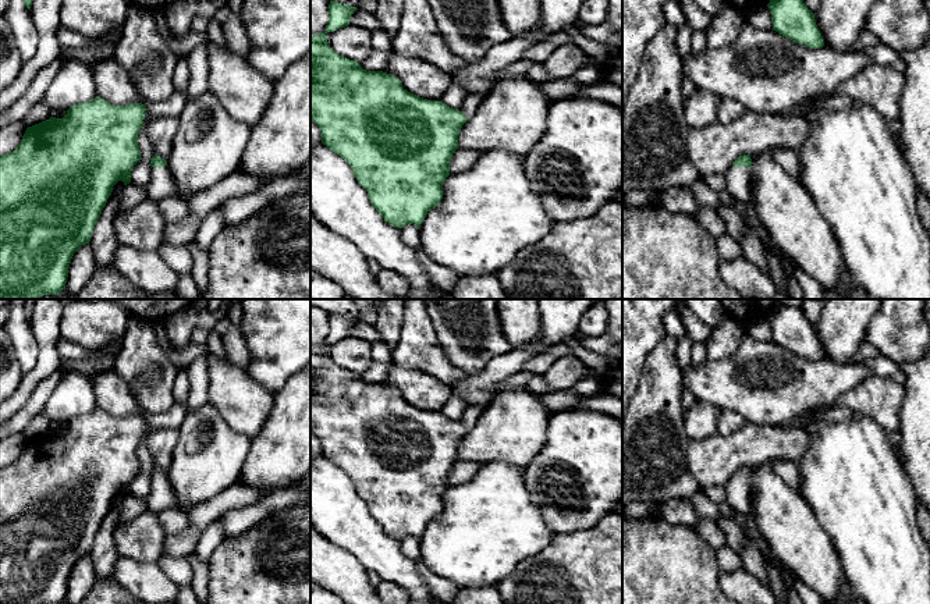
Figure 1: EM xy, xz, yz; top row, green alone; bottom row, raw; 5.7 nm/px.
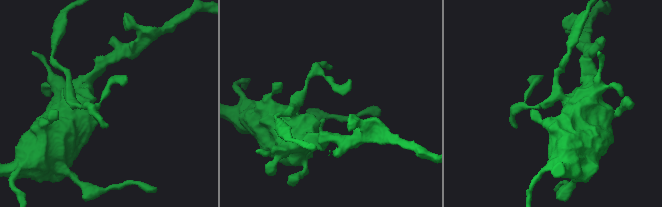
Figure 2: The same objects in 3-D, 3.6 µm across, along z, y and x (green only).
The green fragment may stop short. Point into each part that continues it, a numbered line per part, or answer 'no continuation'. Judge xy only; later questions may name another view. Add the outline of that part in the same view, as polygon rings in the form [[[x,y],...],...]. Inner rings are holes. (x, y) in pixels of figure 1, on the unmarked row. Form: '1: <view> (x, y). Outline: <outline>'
1: xy (162, 497). Outline: [[[152,479],[148,509],[155,515],[171,507],[178,508],[178,500],[171,488],[168,479]]]

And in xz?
1: xz (472, 414). Outline: [[[468,405],[462,418],[458,422],[462,423],[468,431],[471,431],[476,426],[484,408],[486,406]]]

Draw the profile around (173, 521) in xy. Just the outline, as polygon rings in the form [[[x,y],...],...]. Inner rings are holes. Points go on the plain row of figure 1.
[[[175,507],[161,511],[157,516],[167,536],[181,533],[189,525],[188,512]]]

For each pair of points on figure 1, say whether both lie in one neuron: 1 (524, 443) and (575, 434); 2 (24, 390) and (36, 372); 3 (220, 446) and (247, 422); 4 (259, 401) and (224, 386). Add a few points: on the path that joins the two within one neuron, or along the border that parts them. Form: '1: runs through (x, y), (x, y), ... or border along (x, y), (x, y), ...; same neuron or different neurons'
1: border along (550, 416), (546, 444), (526, 465); different neurons
2: runs through (27, 386), (35, 376); same neuron
3: border along (213, 408), (231, 427), (249, 439); different neurons
4: runs through (251, 401), (241, 401), (233, 393); same neuron

